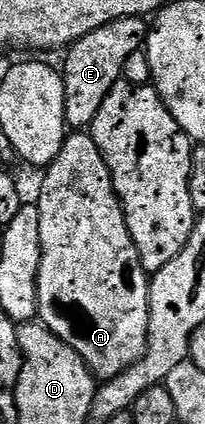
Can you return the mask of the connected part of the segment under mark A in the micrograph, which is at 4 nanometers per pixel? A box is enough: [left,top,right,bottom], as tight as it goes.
[35,132,150,380]

